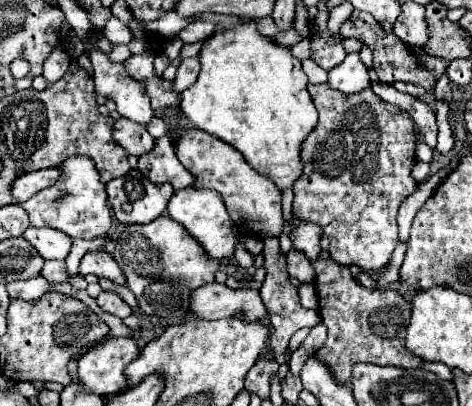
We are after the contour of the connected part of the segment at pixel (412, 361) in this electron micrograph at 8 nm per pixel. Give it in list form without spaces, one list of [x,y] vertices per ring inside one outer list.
[[[319,259],[313,263],[317,271],[315,287],[317,287],[317,297],[319,297],[319,315],[321,321],[327,325],[327,341],[325,345],[317,351],[319,359],[323,359],[333,375],[341,381],[347,383],[351,377],[351,369],[355,363],[373,363],[373,365],[397,365],[397,367],[419,367],[421,357],[413,355],[405,347],[405,327],[409,325],[411,317],[411,303],[405,301],[405,297],[395,291],[395,289],[365,289],[361,287],[349,273],[349,267],[339,265],[333,259]]]

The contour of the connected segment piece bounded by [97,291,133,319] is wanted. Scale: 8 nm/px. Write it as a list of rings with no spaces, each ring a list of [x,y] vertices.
[[[109,291],[99,293],[97,303],[99,303],[99,307],[101,307],[103,311],[107,311],[107,313],[111,313],[111,315],[119,317],[119,319],[125,319],[125,317],[129,317],[129,315],[133,313],[133,311],[131,311],[131,307],[129,307],[129,305],[127,305],[119,295],[109,293]]]

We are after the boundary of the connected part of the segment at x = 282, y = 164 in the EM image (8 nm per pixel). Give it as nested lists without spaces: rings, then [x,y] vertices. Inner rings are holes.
[[[255,21],[237,25],[229,31],[219,29],[203,45],[199,59],[201,73],[197,83],[181,93],[183,115],[195,129],[207,131],[235,147],[245,157],[245,161],[257,173],[267,175],[279,191],[293,187],[293,183],[303,173],[301,145],[317,125],[317,109],[313,105],[313,99],[309,97],[307,75],[301,69],[301,61],[295,59],[287,47],[279,47],[269,37],[259,35]]]

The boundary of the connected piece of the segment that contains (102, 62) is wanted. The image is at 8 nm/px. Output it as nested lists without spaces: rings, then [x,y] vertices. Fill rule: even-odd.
[[[95,47],[89,51],[89,59],[95,69],[95,93],[115,101],[121,117],[147,125],[153,117],[153,109],[145,85],[127,73],[125,63],[111,61]]]

